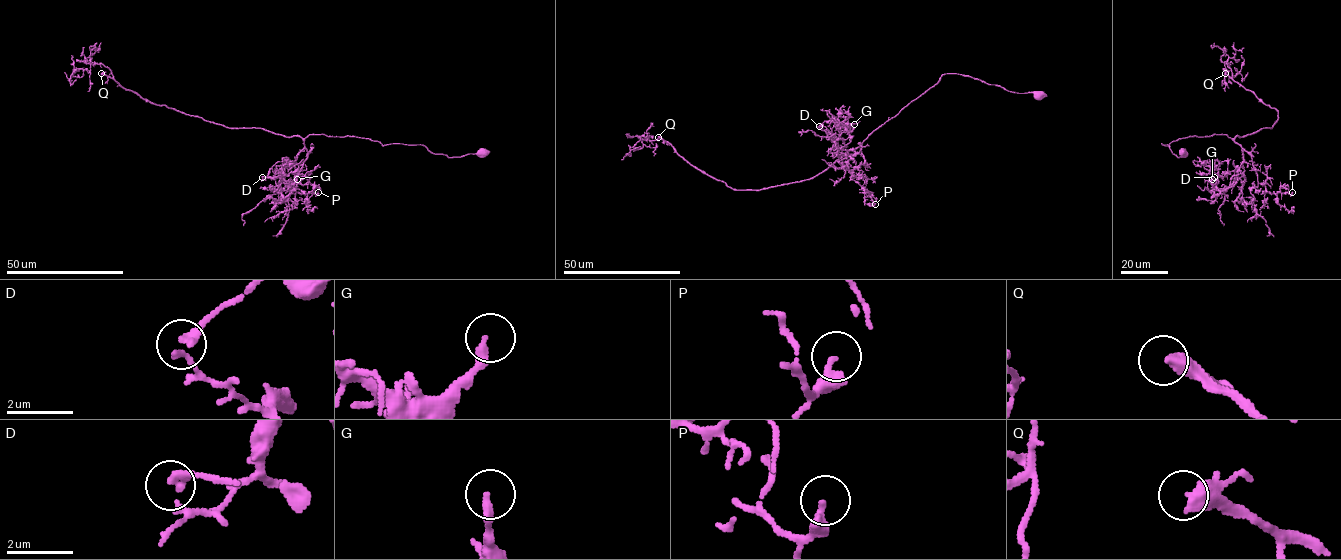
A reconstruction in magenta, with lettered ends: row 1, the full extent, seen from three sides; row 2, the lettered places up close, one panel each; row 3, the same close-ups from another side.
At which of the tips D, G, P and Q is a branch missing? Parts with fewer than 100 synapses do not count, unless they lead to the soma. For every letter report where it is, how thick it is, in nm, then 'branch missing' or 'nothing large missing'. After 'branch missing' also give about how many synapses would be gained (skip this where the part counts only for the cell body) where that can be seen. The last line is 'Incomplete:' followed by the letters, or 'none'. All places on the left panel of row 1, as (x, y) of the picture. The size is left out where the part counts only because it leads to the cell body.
D: (262, 177) | 170 nm | nothing large missing
G: (297, 179) | 240 nm | nothing large missing
P: (318, 192) | 360 nm | nothing large missing
Q: (101, 73) | 480 nm | branch missing | 300 syn
Incomplete: Q

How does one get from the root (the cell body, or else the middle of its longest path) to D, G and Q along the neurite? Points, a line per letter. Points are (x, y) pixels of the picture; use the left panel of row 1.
D: (482, 153), (449, 157), (421, 145), (310, 134), (295, 161), (279, 172), (282, 180), (262, 177)
G: (482, 153), (449, 157), (421, 145), (310, 134), (295, 161), (279, 172), (282, 180), (297, 179)
Q: (482, 153), (449, 157), (421, 145), (227, 128), (155, 105), (101, 73)

